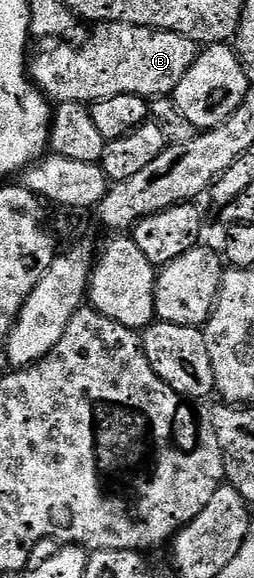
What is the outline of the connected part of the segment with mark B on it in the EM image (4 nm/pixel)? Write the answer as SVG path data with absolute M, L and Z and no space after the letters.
M105 24L96 27L96 32L84 42L80 48L63 48L67 46L55 46L52 52L43 52L39 57L32 59L29 64L29 75L36 88L47 97L48 101L54 102L56 105L68 104L69 102L77 102L78 104L86 104L88 106L96 104L98 100L104 100L105 98L117 98L121 94L133 94L134 96L142 96L144 98L158 98L158 97L170 97L174 89L181 82L181 78L184 78L185 74L188 74L191 68L196 67L197 61L195 60L201 52L200 45L192 42L189 38L185 38L181 34L173 34L172 32L156 32L149 28L142 28L141 26L133 26L132 24Z

